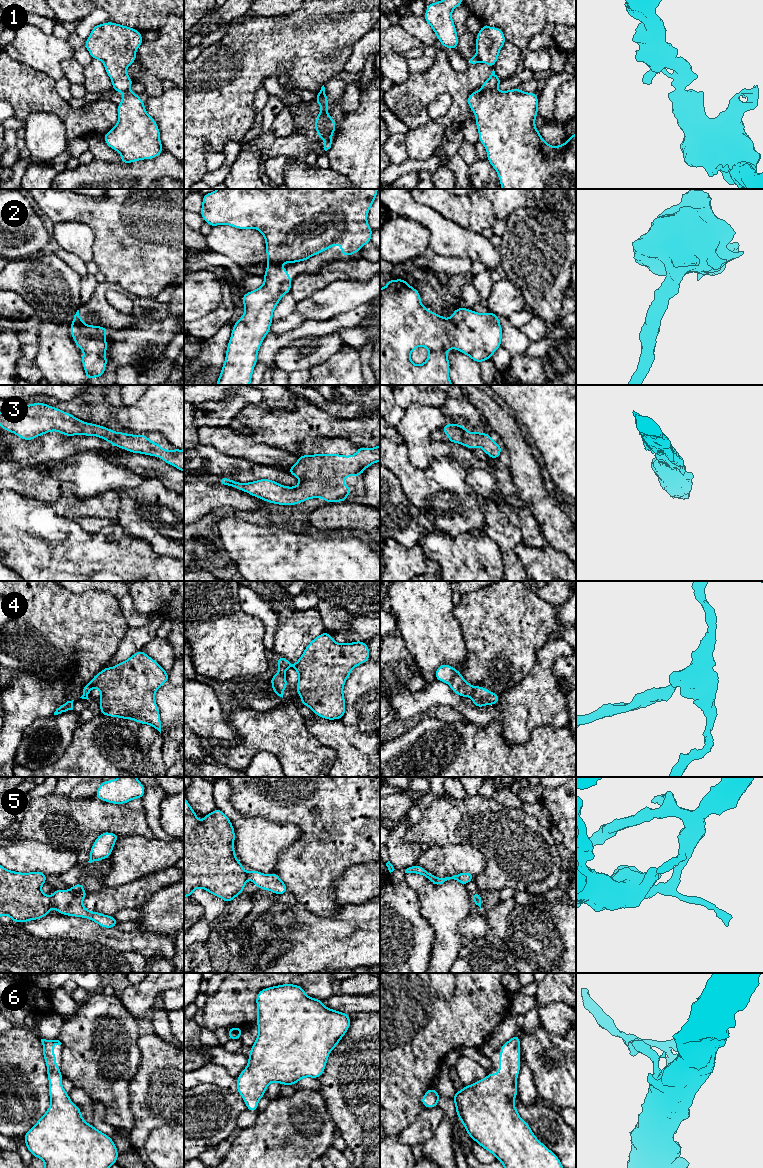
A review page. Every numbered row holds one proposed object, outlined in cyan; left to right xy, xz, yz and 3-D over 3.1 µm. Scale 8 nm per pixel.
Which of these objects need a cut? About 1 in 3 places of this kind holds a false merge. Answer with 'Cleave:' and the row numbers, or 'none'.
Cleave: 1, 4, 5

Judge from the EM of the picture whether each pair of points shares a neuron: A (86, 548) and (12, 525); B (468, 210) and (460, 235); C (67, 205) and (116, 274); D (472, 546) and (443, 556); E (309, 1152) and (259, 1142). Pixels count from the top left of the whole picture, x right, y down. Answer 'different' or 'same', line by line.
A: same
B: different
C: same
D: same
E: same

